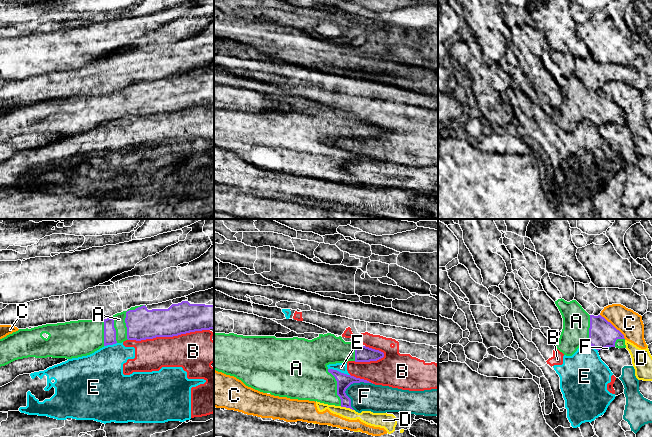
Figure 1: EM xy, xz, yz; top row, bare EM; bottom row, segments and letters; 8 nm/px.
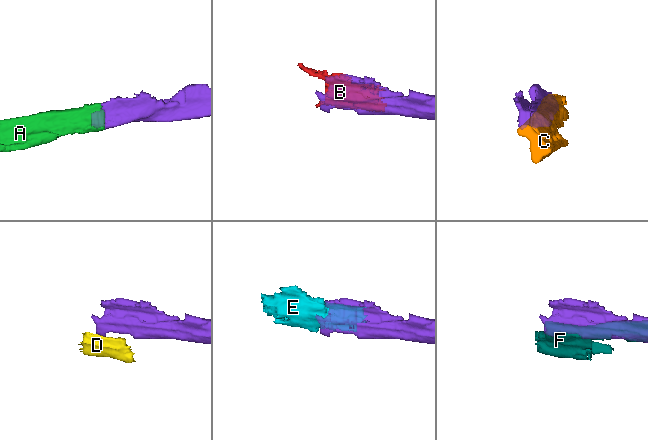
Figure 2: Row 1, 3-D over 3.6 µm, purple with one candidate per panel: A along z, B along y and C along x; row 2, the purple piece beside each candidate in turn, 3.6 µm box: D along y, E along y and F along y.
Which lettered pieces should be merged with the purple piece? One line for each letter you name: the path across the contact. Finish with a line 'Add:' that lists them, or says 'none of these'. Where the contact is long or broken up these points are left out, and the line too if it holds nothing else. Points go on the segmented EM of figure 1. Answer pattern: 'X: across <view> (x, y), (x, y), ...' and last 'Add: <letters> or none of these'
Add: A

